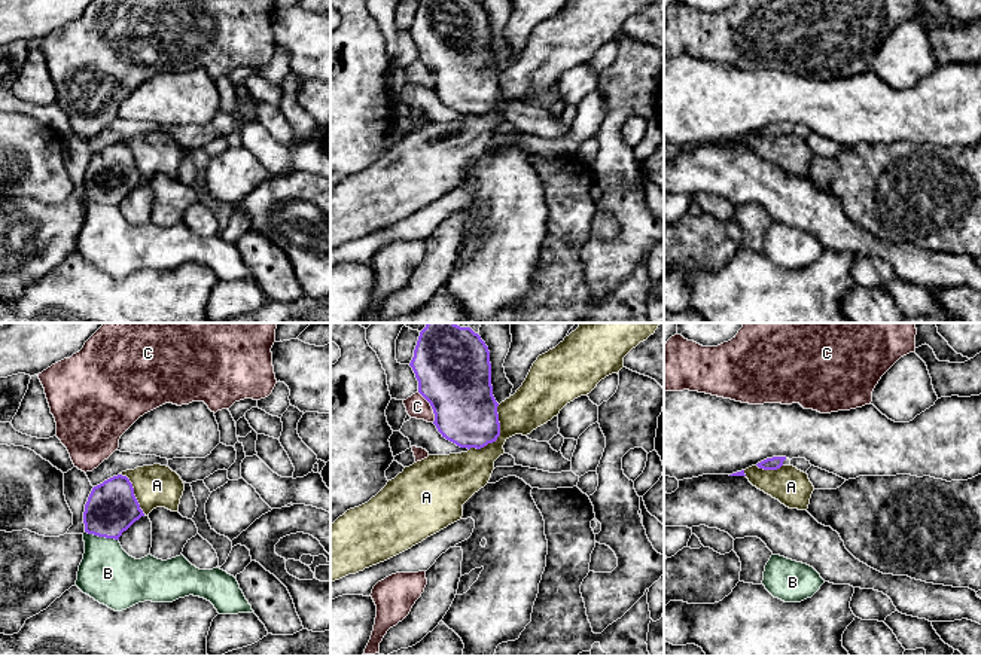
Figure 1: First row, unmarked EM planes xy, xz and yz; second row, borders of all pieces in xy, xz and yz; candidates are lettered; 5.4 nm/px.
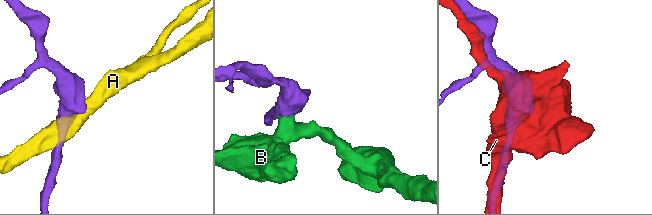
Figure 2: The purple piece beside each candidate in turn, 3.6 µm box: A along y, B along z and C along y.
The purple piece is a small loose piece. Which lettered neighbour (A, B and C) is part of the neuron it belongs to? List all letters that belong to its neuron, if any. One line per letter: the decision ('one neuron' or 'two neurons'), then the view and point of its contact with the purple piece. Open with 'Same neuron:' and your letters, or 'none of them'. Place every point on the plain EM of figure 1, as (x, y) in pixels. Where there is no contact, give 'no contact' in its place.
Same neuron: none of them
A: two neurons | xz (499, 101)
B: two neurons | xy (101, 203)
C: two neurons | xz (430, 72)

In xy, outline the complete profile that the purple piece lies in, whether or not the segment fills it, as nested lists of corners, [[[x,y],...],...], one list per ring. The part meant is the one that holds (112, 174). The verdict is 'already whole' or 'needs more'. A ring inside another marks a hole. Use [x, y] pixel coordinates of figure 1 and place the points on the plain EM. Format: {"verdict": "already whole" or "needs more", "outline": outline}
{"verdict": "already whole", "outline": [[[118,141],[92,155],[83,179],[85,199],[119,207],[141,183],[132,150]]]}

